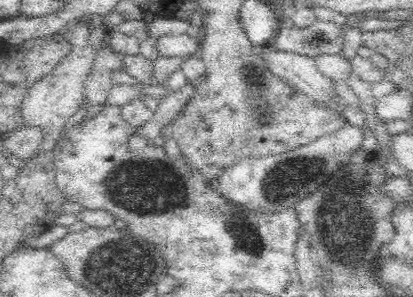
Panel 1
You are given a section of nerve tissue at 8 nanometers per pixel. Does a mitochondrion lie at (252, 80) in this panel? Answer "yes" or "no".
yes

